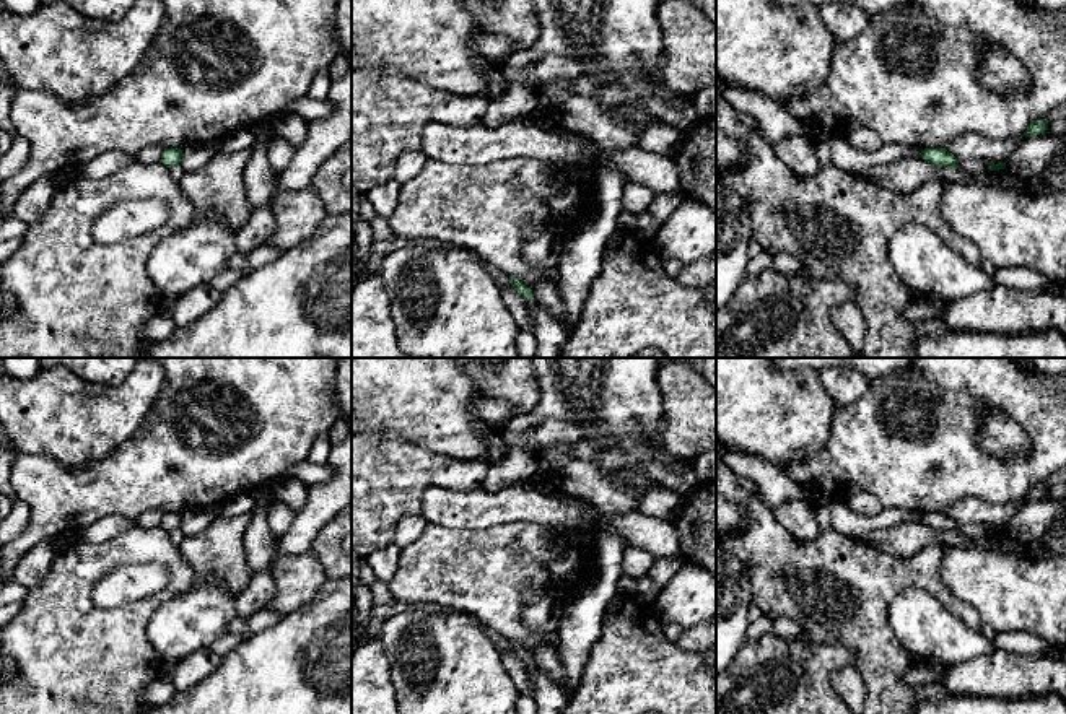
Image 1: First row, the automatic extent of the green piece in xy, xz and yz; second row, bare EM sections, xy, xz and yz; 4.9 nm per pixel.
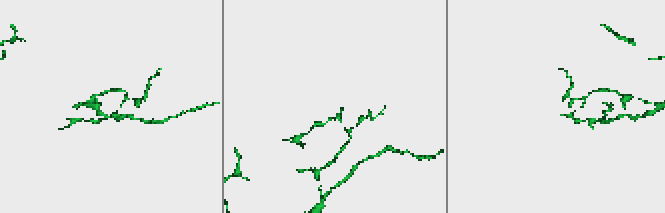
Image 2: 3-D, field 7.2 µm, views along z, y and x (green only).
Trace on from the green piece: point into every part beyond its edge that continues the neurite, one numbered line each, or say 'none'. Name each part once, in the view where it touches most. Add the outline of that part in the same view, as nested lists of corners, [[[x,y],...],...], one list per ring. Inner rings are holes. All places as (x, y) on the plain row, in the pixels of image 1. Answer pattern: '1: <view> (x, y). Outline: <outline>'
none

